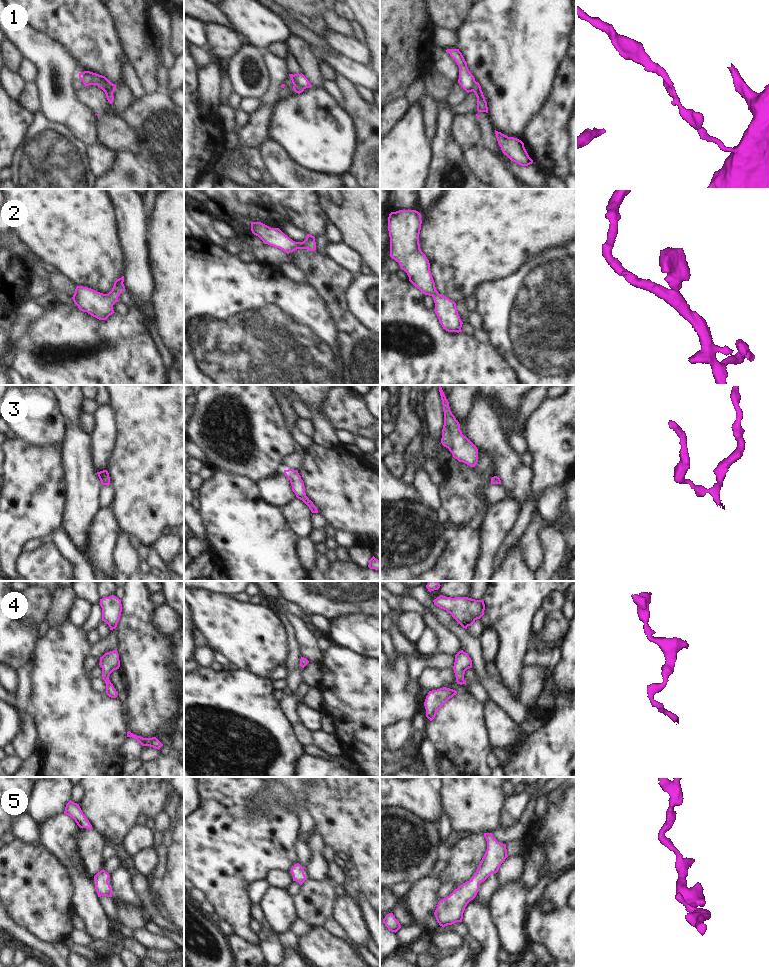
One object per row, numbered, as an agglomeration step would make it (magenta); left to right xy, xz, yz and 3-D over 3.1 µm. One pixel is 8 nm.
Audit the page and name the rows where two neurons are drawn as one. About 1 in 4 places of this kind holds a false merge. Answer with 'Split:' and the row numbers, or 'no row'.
Split: 1

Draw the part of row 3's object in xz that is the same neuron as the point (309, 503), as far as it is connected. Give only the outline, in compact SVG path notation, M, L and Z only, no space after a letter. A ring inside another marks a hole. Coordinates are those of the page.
M288 469L284 470L284 474L290 480L292 491L295 493L296 497L302 500L309 507L312 513L318 513L317 507L306 496L305 486L298 471L294 469Z

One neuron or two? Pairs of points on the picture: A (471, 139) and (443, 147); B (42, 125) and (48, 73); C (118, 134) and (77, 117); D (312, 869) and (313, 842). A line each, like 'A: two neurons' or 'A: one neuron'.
A: two neurons
B: two neurons
C: two neurons
D: one neuron

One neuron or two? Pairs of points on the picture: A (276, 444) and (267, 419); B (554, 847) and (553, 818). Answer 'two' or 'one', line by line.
A: one
B: one

